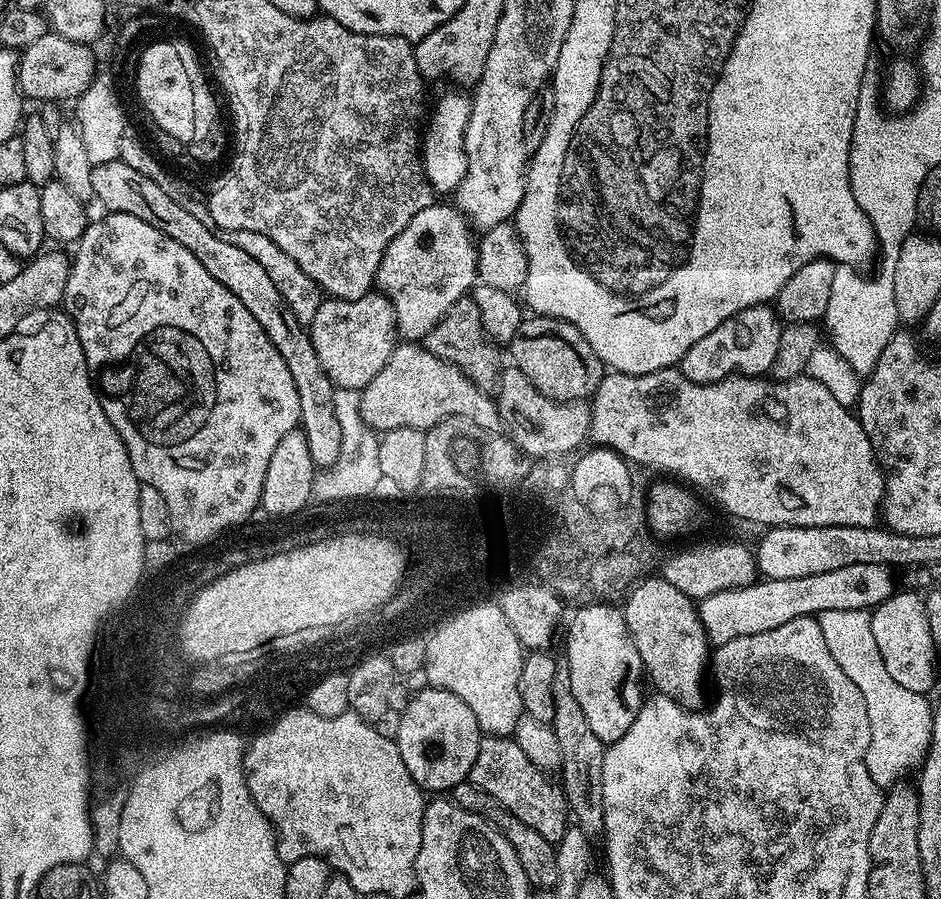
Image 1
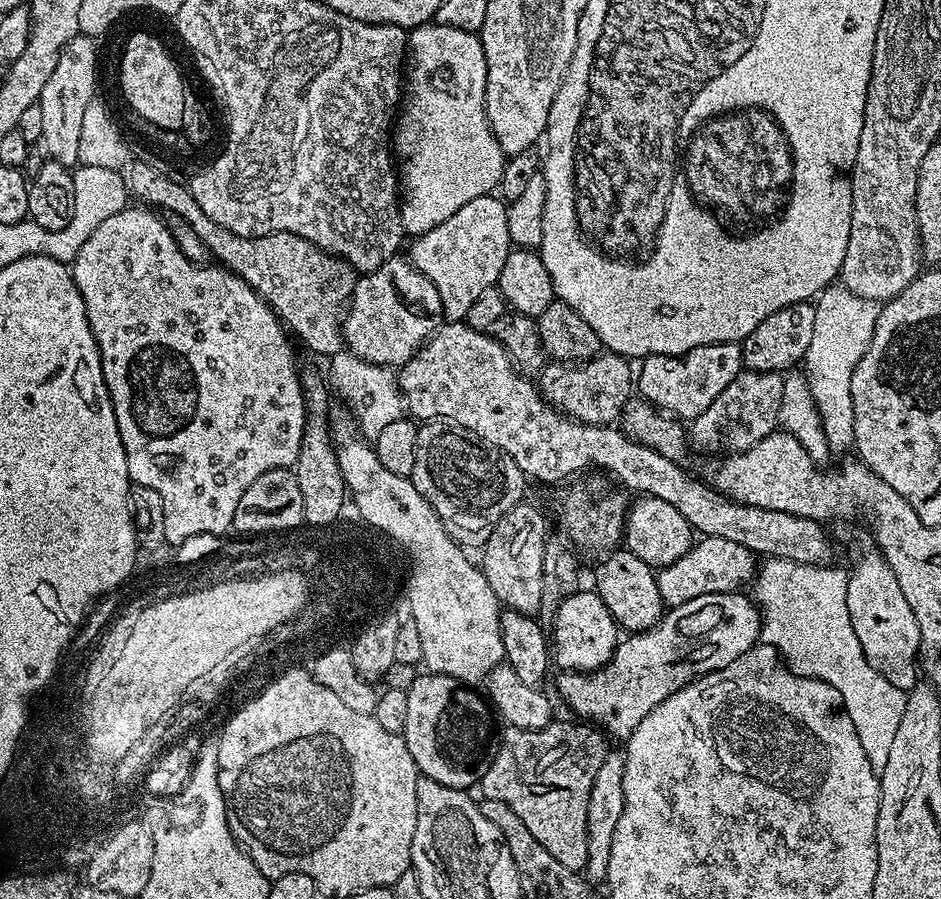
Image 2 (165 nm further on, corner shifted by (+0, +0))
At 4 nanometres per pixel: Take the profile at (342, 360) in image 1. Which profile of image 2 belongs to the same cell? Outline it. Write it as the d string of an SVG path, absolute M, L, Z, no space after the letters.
M392 256L373 272L357 279L342 321L347 351L393 370L410 362L444 320L442 298L434 282L415 268L411 259L402 257Z

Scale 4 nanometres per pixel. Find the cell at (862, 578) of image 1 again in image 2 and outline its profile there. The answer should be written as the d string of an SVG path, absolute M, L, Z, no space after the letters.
M737 590L722 594L702 594L702 598L682 602L682 606L677 608L668 608L660 621L647 632L625 635L617 643L612 660L603 668L596 672L561 671L561 676L556 680L557 694L568 703L570 711L580 715L577 717L581 721L591 721L609 737L617 736L620 742L627 741L628 736L638 730L638 722L642 722L642 718L646 718L646 714L650 714L658 702L666 702L666 698L670 698L670 694L682 686L699 680L714 670L722 670L722 666L730 666L734 658L742 658L746 650L756 647L760 640L760 609L751 595L743 596L742 593L743 591Z

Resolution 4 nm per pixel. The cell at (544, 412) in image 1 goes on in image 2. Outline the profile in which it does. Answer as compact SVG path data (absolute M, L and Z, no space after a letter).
M607 350L583 364L545 363L538 377L540 394L557 412L573 420L583 424L615 425L634 396L634 368L628 364L631 363L625 357Z

